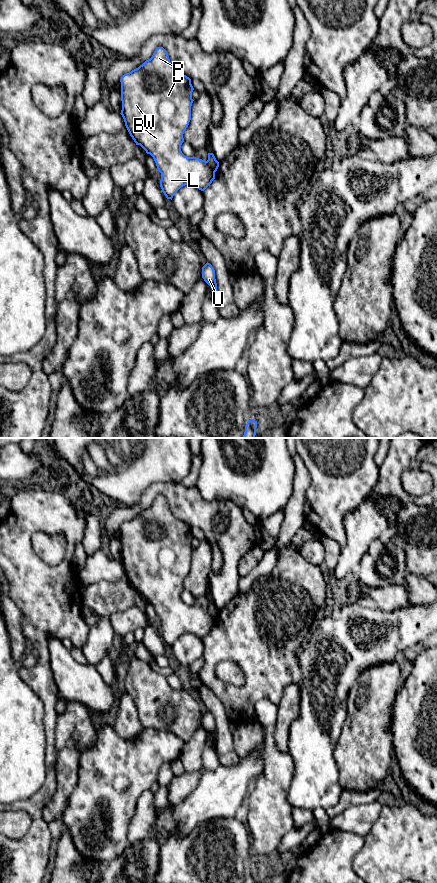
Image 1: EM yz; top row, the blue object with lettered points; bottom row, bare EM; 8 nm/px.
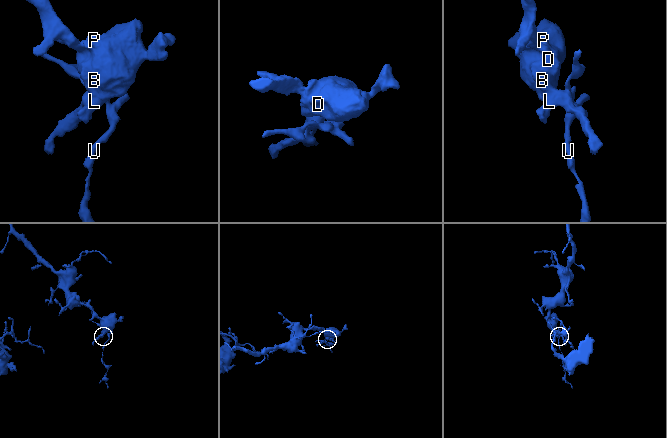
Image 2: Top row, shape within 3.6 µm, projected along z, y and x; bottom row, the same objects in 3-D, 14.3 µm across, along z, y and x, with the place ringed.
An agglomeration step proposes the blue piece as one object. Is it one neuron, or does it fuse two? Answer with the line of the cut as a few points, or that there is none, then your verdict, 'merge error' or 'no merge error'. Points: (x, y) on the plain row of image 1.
cut in yz along (207, 608), (208, 612), (215, 619); merge error

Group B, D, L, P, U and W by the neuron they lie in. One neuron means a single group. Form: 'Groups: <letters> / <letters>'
Groups: B D L P W / U

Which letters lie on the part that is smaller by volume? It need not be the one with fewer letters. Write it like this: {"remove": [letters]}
{"remove": ["U"]}

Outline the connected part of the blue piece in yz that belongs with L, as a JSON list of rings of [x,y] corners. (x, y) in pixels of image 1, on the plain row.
[[[163,495],[155,497],[152,505],[121,527],[121,563],[125,574],[136,591],[150,602],[161,621],[160,635],[167,647],[183,634],[191,633],[204,639],[215,627],[215,619],[208,609],[187,605],[181,599],[183,582],[191,568],[194,538],[191,527],[178,520],[171,512]]]

